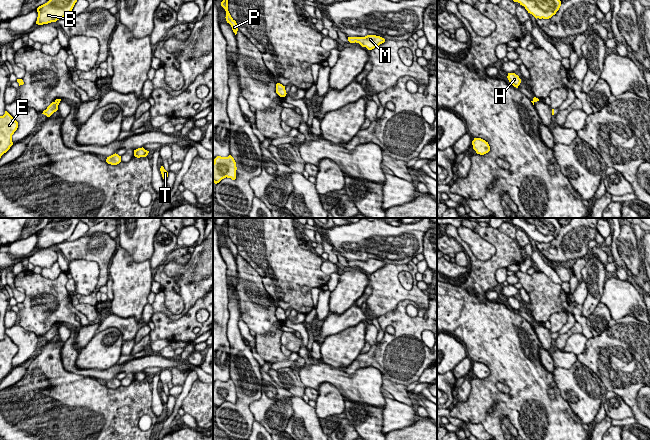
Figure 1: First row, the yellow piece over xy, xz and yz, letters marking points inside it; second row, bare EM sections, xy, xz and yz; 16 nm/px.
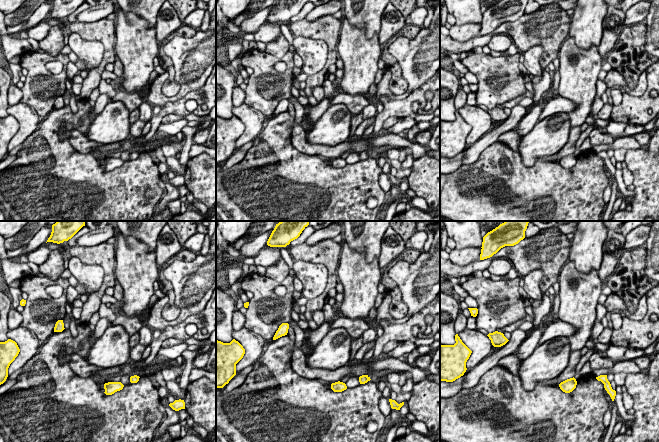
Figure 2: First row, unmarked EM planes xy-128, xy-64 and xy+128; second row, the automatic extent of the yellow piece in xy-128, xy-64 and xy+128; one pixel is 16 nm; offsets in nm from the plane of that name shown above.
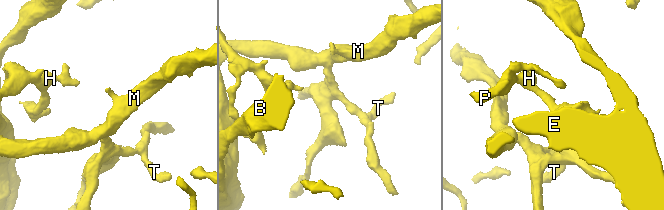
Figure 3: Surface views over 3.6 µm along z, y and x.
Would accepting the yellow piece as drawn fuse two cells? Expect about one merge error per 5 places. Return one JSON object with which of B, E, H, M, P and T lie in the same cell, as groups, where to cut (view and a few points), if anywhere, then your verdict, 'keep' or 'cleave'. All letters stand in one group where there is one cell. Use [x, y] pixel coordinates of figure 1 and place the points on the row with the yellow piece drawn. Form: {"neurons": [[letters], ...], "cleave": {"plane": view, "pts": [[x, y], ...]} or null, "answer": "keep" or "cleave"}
{"neurons": [["B", "E", "H", "M", "P", "T"]], "cleave": null, "answer": "keep"}

